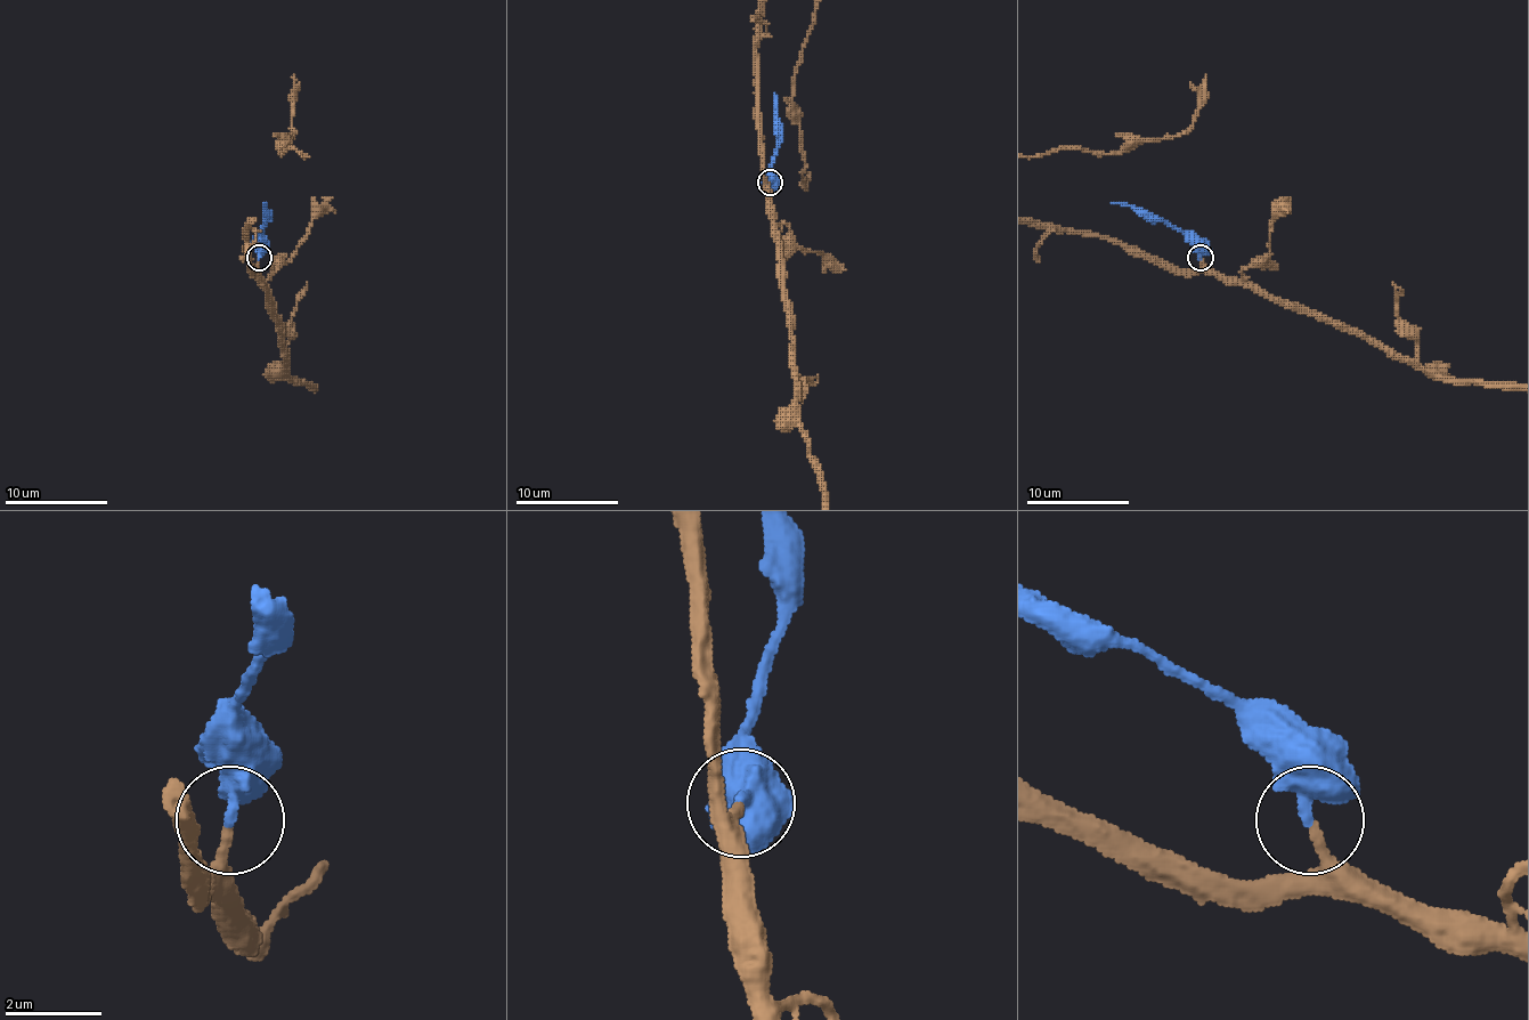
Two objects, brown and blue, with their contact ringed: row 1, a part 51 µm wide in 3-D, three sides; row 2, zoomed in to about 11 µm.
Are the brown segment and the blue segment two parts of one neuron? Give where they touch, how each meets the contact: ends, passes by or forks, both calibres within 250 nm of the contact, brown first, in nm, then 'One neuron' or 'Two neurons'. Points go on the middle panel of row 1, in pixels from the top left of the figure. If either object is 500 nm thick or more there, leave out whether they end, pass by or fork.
Place: (770, 181). At the ring brown ends. At the ring blue ends. Thickness 220 nm (brown) against 440 nm. One neuron

